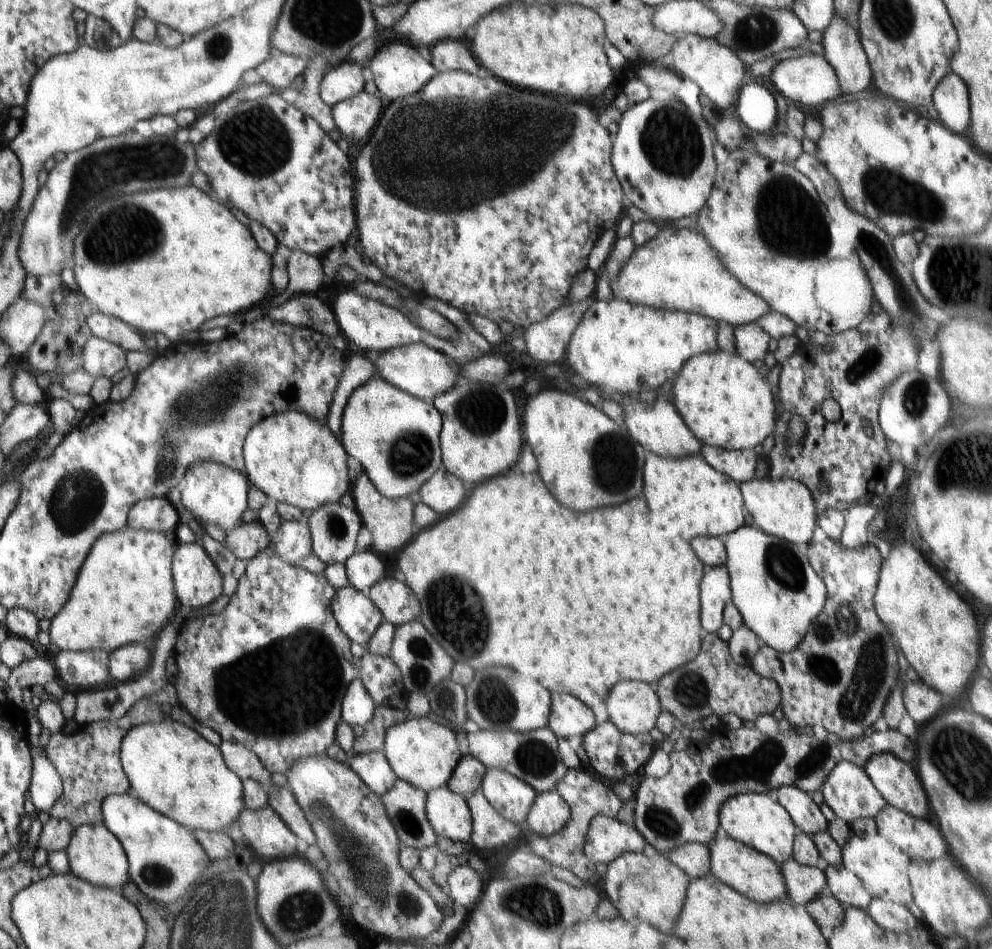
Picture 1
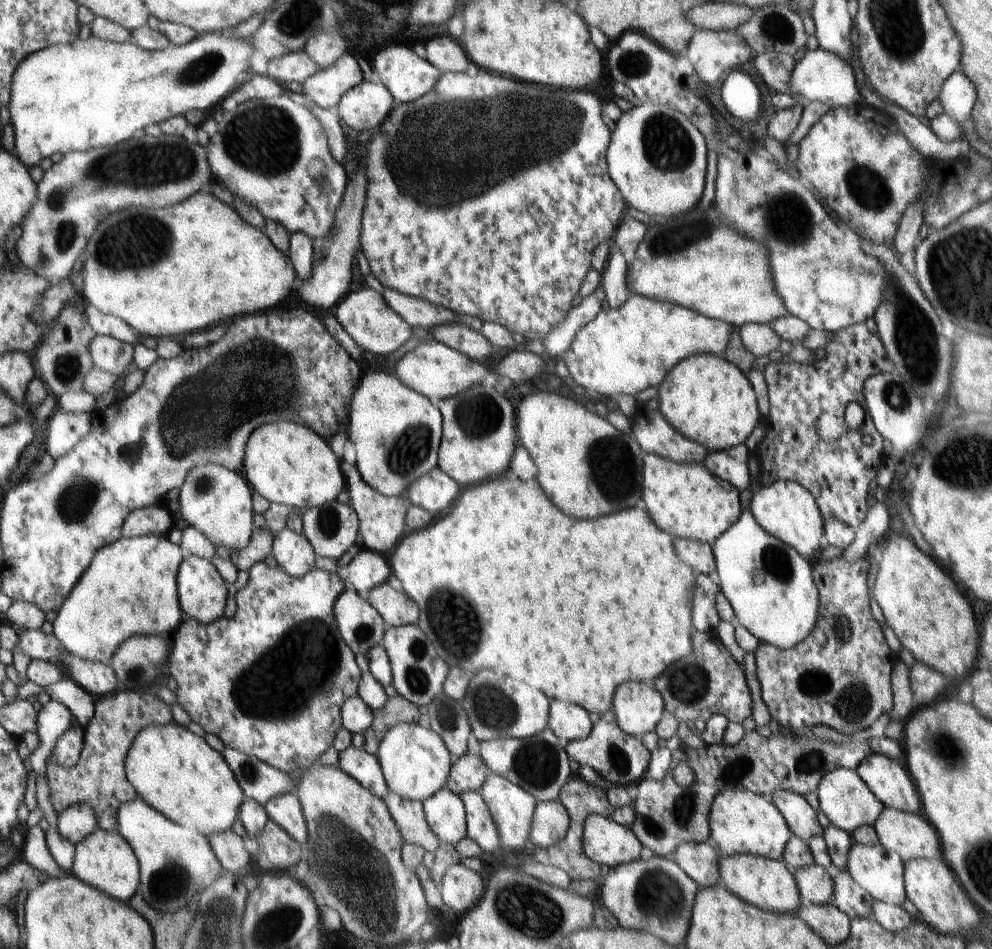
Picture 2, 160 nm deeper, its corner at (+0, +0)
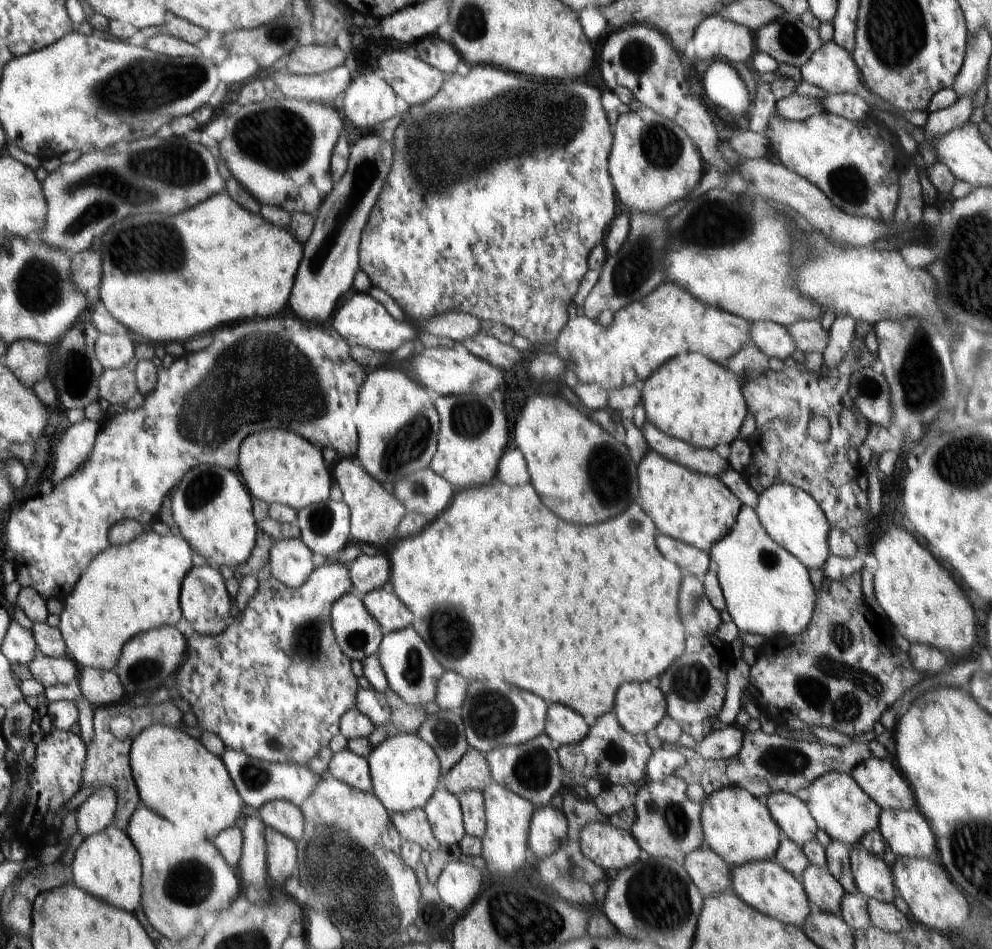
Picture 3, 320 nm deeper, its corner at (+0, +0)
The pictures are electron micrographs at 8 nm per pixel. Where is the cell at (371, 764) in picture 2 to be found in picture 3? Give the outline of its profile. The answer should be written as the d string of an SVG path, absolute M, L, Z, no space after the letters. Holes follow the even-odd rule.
M350 749L333 753L324 776L353 786L362 792L373 792L369 761L352 754Z

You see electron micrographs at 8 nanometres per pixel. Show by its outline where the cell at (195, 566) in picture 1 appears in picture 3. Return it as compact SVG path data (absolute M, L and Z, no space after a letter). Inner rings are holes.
M208 564L194 565L181 584L181 609L185 613L189 631L202 635L219 635L230 622L230 596L226 592L220 570L212 570Z

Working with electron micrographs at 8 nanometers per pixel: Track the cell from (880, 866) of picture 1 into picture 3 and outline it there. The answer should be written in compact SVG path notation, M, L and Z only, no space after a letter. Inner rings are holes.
M857 844L849 848L849 859L859 892L866 898L892 903L896 888L889 856L878 857Z

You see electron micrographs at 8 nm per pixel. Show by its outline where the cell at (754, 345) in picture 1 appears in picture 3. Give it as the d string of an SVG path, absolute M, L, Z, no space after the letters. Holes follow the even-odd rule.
M753 321L750 329L750 344L759 348L766 356L791 362L797 346L788 329L772 321Z

